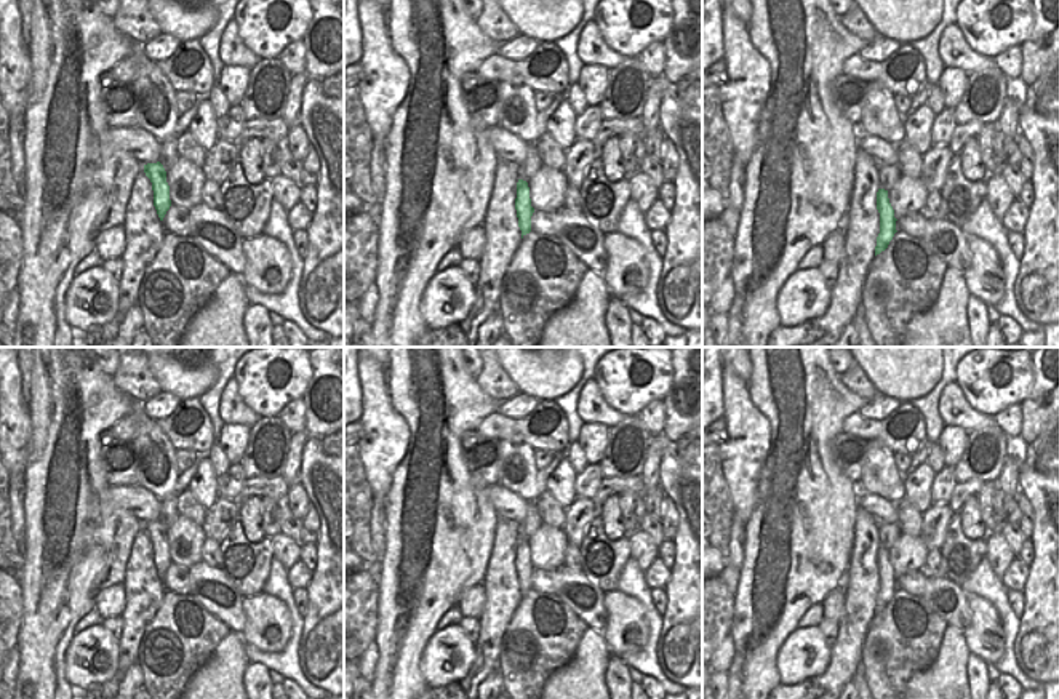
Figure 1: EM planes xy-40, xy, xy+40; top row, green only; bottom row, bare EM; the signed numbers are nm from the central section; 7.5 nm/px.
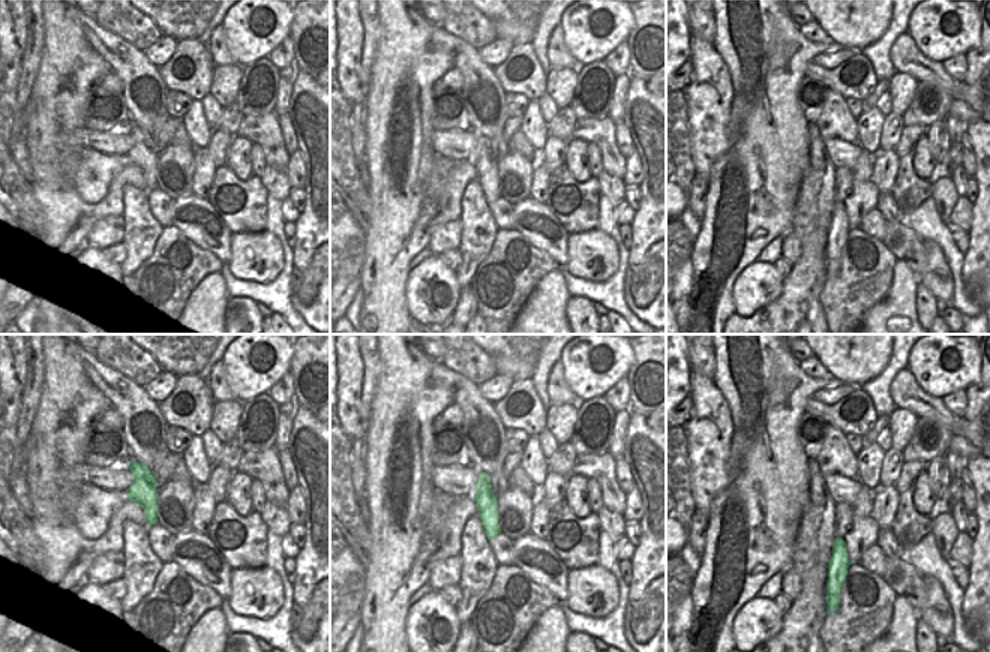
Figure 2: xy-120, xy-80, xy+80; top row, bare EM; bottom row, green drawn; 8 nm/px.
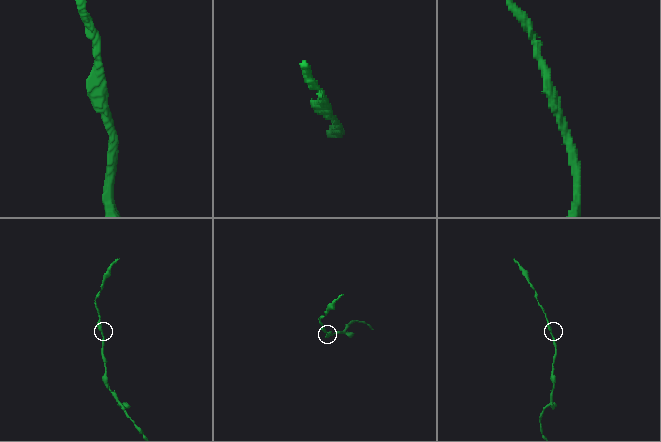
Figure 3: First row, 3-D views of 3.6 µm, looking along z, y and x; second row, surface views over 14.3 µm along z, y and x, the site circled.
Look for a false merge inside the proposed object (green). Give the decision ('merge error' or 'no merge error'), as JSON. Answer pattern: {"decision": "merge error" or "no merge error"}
{"decision": "no merge error"}

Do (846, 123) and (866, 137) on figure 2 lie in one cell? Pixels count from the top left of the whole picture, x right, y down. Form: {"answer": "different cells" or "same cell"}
{"answer": "different cells"}

